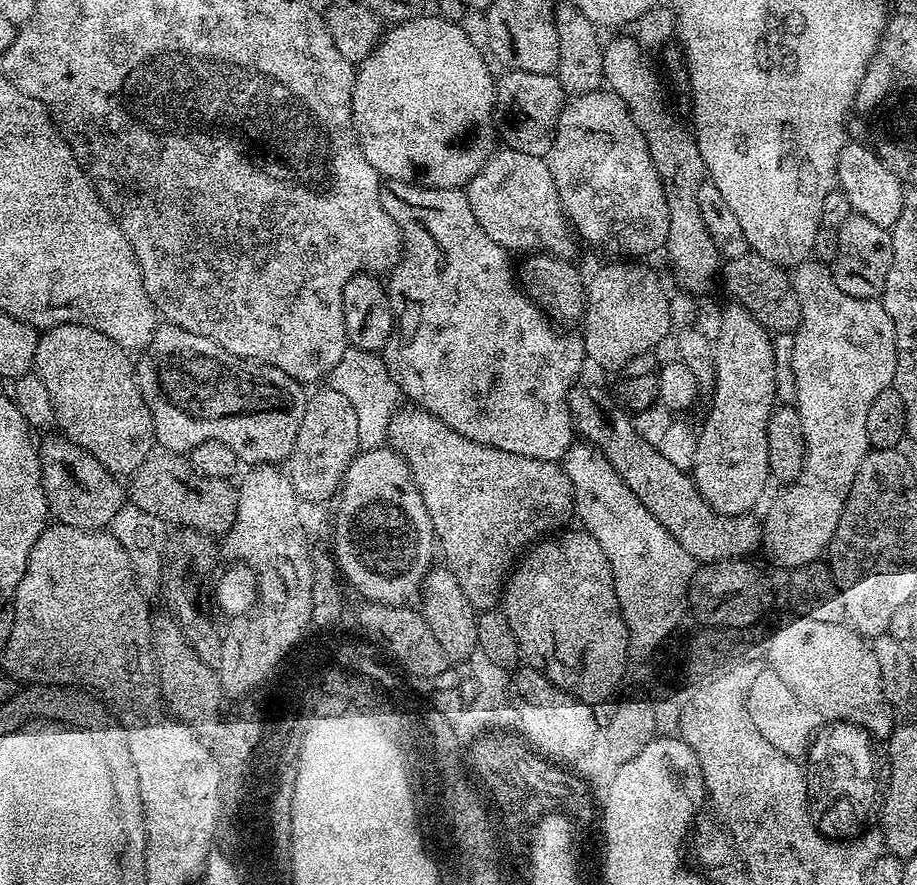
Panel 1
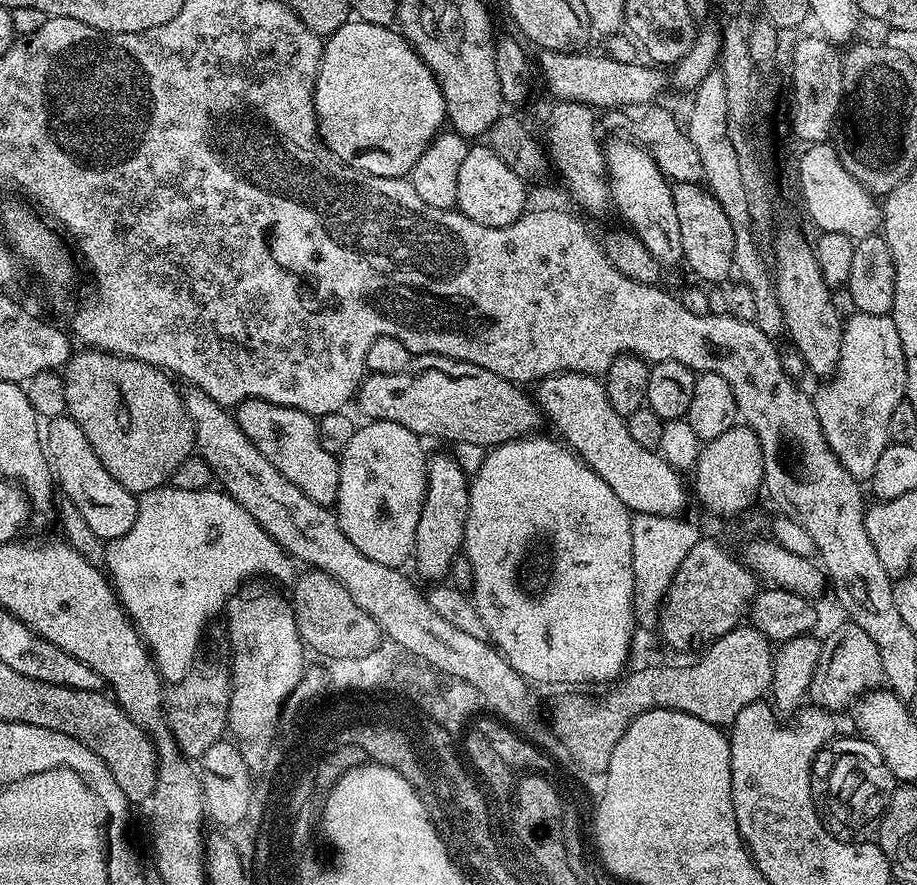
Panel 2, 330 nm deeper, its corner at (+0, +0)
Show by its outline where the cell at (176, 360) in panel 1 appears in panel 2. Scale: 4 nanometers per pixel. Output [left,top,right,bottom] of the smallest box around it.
[234,400,340,506]

